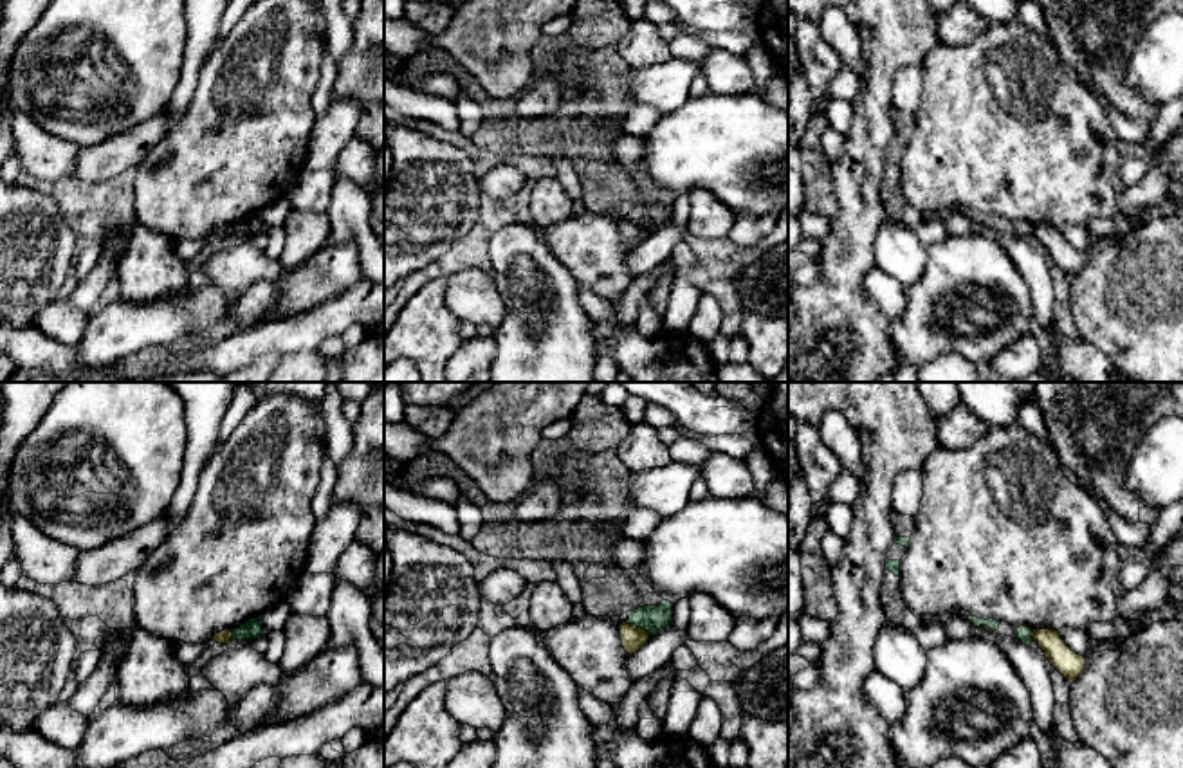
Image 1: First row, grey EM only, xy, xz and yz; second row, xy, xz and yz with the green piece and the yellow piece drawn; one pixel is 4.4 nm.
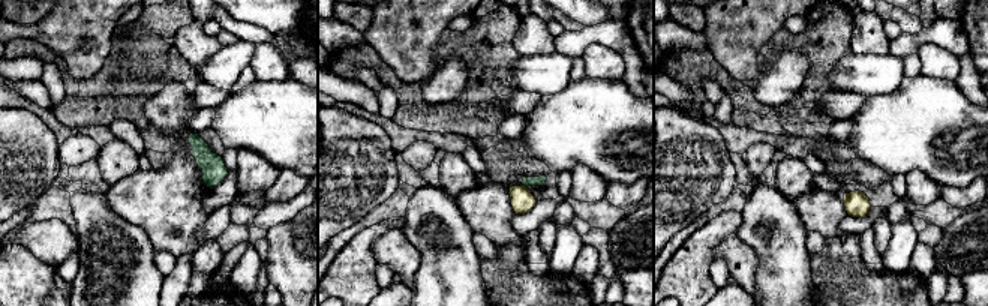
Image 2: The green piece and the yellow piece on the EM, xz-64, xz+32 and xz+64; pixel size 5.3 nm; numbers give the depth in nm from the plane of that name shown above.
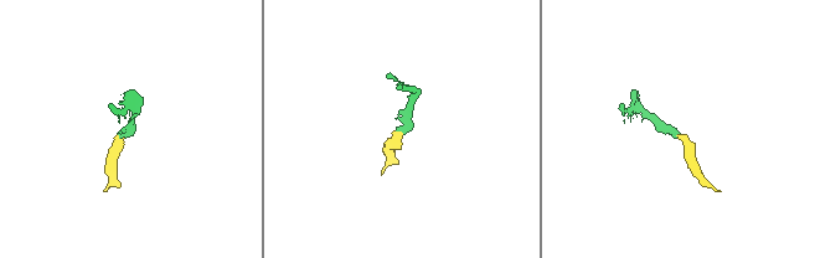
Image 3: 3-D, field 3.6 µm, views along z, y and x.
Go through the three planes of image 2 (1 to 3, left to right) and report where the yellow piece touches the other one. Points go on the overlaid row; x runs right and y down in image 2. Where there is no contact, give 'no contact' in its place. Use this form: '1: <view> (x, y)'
1: no contact
2: xz+32 (523, 185)
3: no contact

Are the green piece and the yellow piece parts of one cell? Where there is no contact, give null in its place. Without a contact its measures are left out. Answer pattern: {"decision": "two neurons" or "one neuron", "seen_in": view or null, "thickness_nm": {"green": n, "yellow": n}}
{"decision": "two neurons", "seen_in": "xz", "thickness_nm": {"green": 120, "yellow": 100}}

